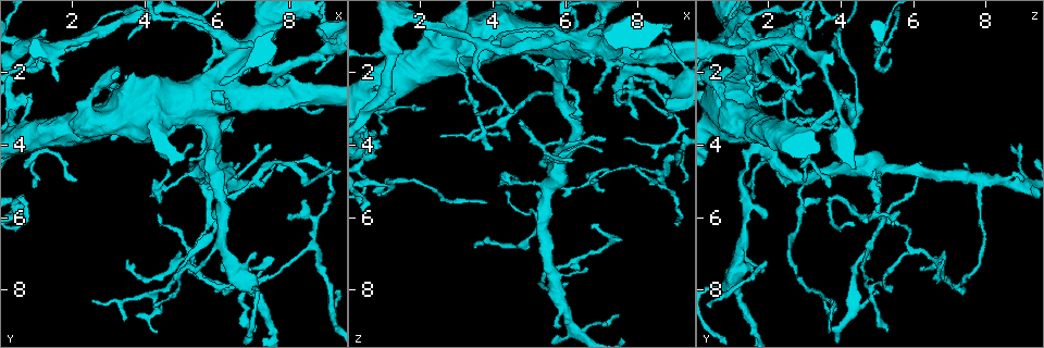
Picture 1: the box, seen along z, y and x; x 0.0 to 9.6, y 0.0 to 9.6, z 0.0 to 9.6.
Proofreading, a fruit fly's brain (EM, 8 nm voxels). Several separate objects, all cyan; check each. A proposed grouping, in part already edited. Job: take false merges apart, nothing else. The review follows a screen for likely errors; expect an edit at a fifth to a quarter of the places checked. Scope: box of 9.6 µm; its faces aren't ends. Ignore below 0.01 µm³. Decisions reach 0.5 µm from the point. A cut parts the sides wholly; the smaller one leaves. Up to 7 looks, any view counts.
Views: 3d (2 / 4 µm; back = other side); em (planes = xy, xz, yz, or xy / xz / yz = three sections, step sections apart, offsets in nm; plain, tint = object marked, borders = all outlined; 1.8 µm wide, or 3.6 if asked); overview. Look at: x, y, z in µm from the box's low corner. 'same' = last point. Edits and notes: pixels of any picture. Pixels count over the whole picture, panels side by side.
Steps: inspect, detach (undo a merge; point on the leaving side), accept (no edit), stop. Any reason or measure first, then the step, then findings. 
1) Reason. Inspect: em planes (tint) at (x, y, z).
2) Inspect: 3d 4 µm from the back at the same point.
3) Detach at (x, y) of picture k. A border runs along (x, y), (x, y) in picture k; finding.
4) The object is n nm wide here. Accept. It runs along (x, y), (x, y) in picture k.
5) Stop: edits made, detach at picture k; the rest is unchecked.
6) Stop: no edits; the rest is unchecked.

Inspect: em planes (borders) at (6.70, 1.40, 1.35).

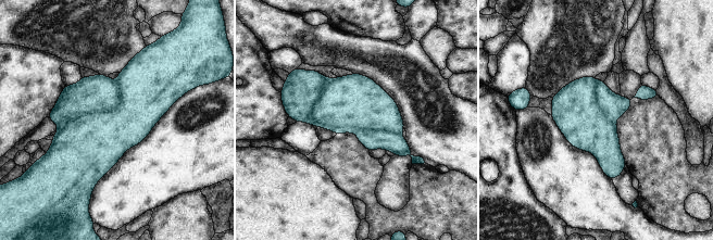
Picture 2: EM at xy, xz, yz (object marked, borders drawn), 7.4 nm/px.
Accept. Continuous, no second neuron.

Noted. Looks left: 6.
Inspect: em planes (tint) at (5.85, 4.05, 1.80).

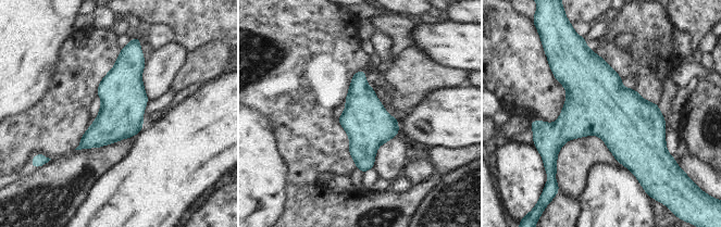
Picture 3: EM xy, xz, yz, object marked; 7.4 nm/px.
Accept. All the same neuron.

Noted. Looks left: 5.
Inspect: 3d 2 µm at (5.70, 5.00, 7.85).

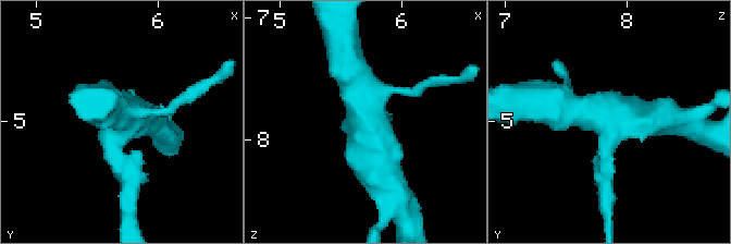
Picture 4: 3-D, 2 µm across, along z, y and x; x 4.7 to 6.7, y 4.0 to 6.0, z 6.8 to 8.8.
Now the EM. Inspect: em 3.6 µm planes (tint) at (5.68, 4.96, 7.80).

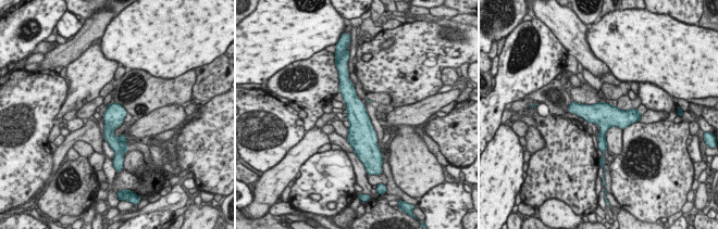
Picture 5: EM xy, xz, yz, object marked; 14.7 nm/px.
Accept. Continuous, no second neuron.

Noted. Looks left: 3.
Stop: no edits; the rest is unchecked.

